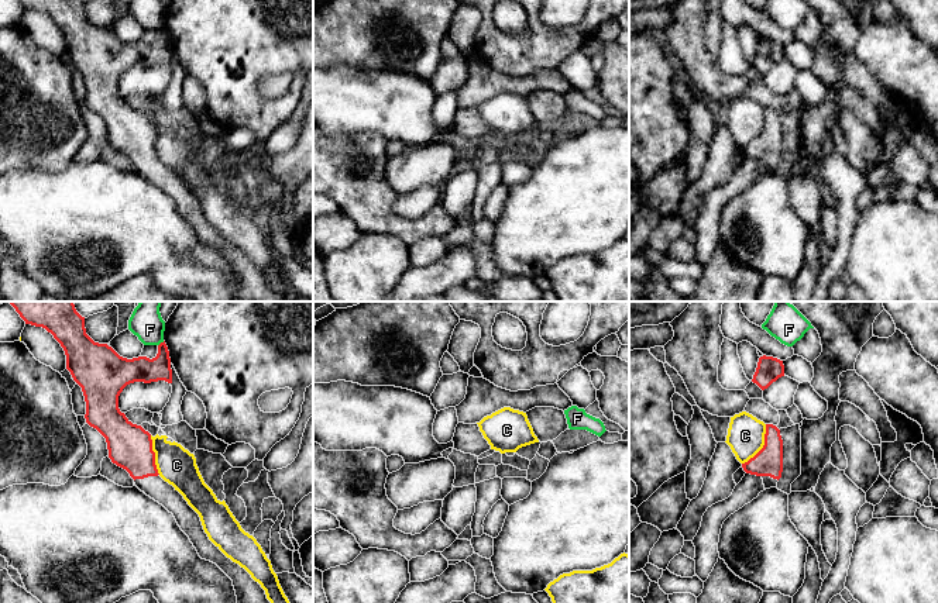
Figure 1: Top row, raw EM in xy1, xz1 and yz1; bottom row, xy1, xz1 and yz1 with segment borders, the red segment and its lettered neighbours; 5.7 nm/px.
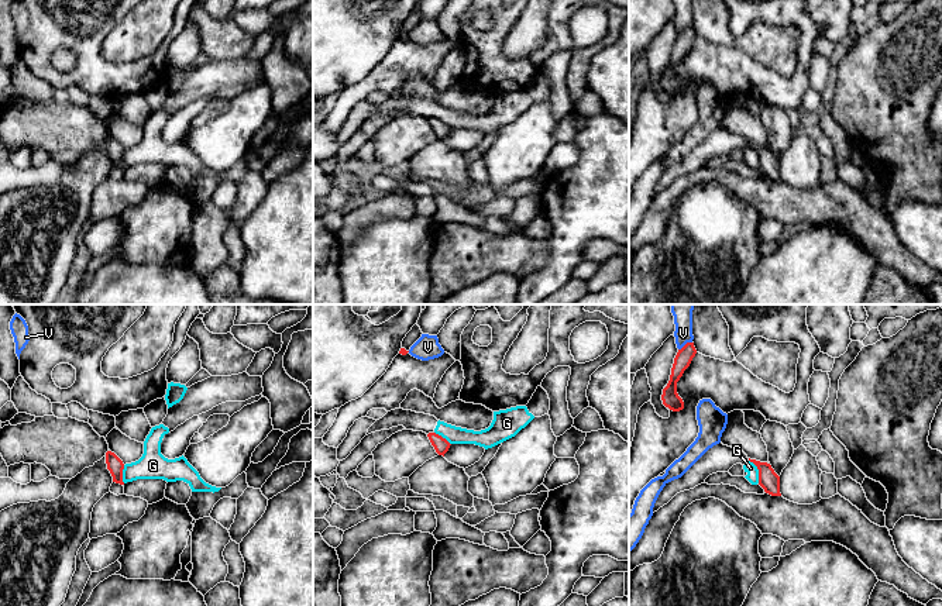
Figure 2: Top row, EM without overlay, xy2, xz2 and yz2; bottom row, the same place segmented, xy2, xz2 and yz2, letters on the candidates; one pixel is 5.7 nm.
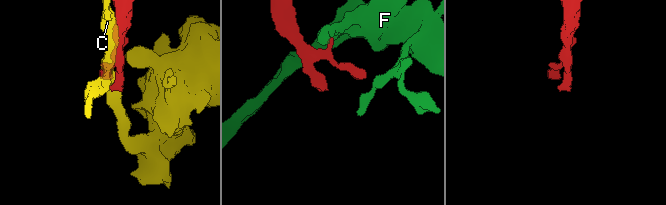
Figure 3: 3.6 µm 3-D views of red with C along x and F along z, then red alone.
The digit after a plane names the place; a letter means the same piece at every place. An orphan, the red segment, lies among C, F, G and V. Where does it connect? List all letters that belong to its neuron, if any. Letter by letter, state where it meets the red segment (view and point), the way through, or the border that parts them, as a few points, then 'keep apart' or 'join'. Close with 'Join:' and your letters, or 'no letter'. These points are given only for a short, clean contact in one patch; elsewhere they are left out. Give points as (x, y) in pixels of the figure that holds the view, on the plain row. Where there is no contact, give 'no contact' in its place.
C: contact yz1 (763, 130); keep apart
F: contact xy1 (161, 27); border xy1 (164, 26), (158, 30); keep apart
G: contact yz2 (759, 155); border yz2 (749, 144), (757, 154), (759, 167); keep apart
V: contact yz2 (686, 28); keep apart
Join: no letter

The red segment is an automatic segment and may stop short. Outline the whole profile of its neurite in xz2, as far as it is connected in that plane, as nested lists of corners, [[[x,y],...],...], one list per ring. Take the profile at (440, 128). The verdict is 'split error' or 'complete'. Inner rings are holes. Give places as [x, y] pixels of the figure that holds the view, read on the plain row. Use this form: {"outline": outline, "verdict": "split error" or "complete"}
{"outline": [[[429,117],[427,121],[432,130],[434,131],[436,137],[444,141],[444,138],[448,135],[451,128],[436,117]]], "verdict": "complete"}

